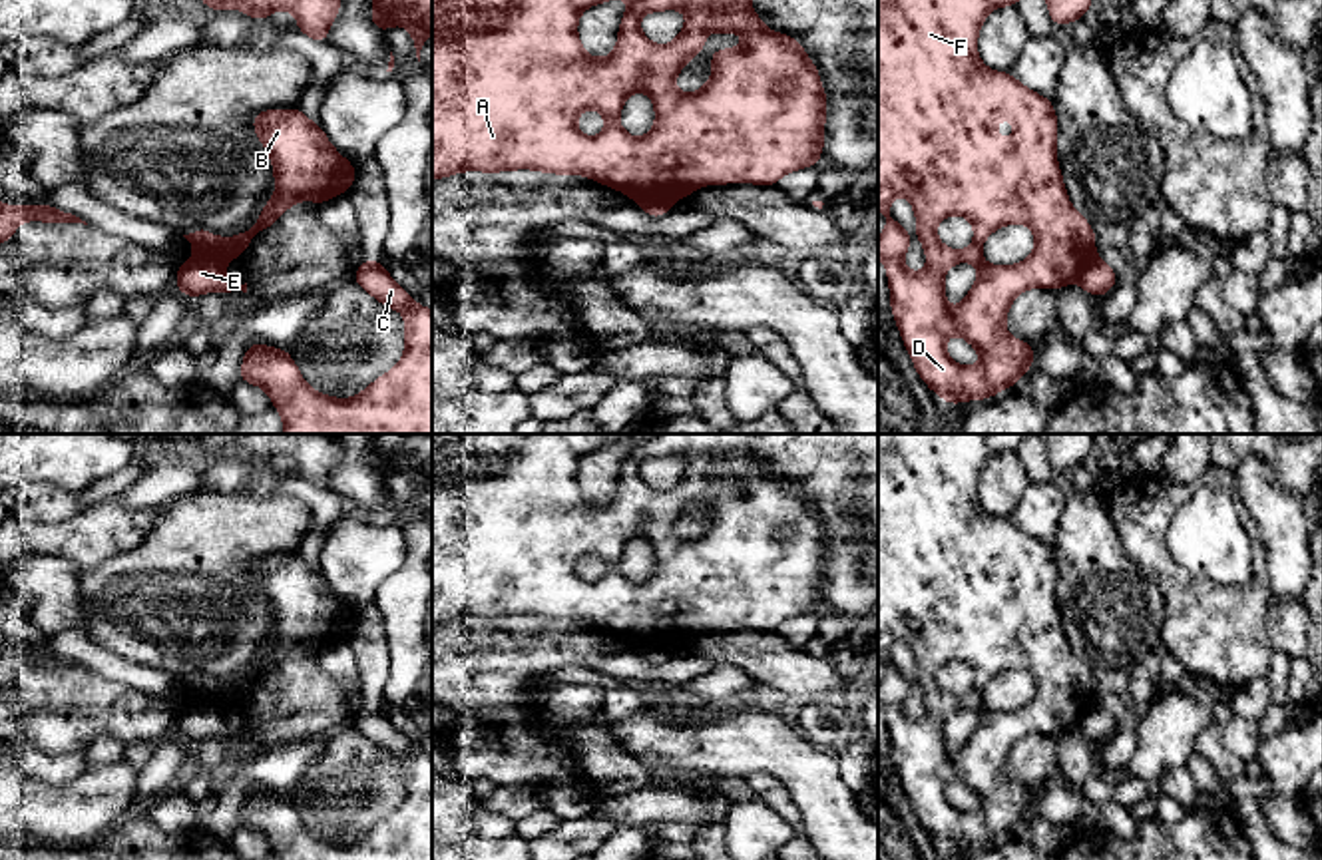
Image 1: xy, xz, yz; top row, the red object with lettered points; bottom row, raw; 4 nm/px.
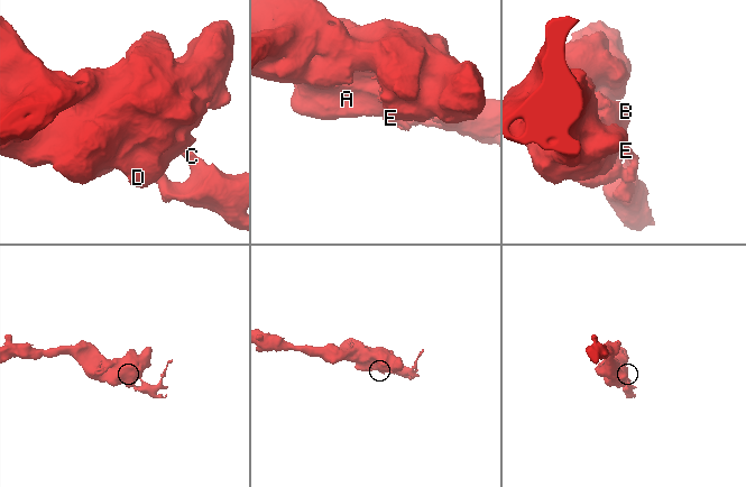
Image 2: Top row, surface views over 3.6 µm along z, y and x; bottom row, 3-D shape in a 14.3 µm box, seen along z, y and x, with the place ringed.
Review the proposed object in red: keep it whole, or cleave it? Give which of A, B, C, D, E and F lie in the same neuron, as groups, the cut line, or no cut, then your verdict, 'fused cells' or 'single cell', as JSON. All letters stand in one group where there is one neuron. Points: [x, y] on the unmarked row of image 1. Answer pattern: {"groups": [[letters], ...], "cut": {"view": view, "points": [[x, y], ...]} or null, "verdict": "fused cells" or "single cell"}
{"groups": [["A", "B", "D", "F"], ["C", "E"]], "cut": {"view": "xz", "points": [[632, 642], [663, 642], [673, 647]]}, "verdict": "fused cells"}

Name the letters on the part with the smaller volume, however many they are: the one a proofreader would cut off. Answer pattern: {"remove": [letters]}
{"remove": ["C", "E"]}

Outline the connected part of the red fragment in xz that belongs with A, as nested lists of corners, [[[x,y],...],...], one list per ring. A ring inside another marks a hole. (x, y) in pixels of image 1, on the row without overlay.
[[[432,434],[432,627],[452,623],[462,617],[482,617],[492,621],[500,617],[532,615],[555,621],[583,621],[605,633],[617,635],[627,643],[665,643],[675,649],[679,643],[687,645],[703,631],[755,629],[761,633],[772,633],[790,617],[822,609],[820,599],[826,585],[824,565],[828,543],[822,536],[820,518],[796,484],[769,476],[763,464],[751,456],[751,442],[755,436],[757,434],[651,434],[649,438],[635,438],[633,434]],[[615,444],[629,446],[629,454],[623,458],[619,468],[617,492],[607,504],[591,504],[577,484],[579,462],[583,456]],[[665,456],[683,456],[687,460],[687,470],[671,490],[657,492],[639,476],[639,466],[647,458]],[[707,478],[739,478],[747,484],[747,490],[739,494],[713,496],[713,522],[699,538],[681,539],[675,534],[675,522],[689,506],[701,500]],[[635,538],[645,538],[653,545],[655,553],[655,571],[645,583],[631,583],[619,571],[623,549]],[[587,553],[597,555],[605,563],[605,575],[595,583],[585,583],[575,571],[577,561]]]

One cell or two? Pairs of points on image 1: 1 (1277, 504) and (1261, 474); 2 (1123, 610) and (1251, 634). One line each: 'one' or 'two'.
1: one
2: two

